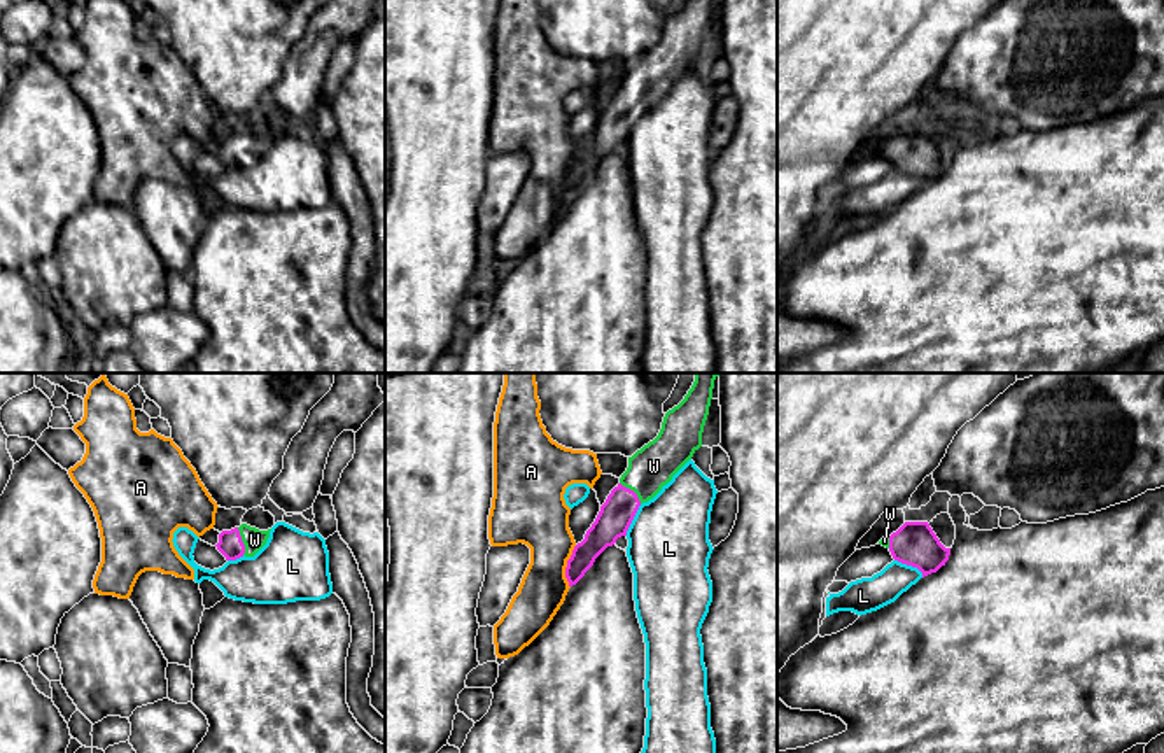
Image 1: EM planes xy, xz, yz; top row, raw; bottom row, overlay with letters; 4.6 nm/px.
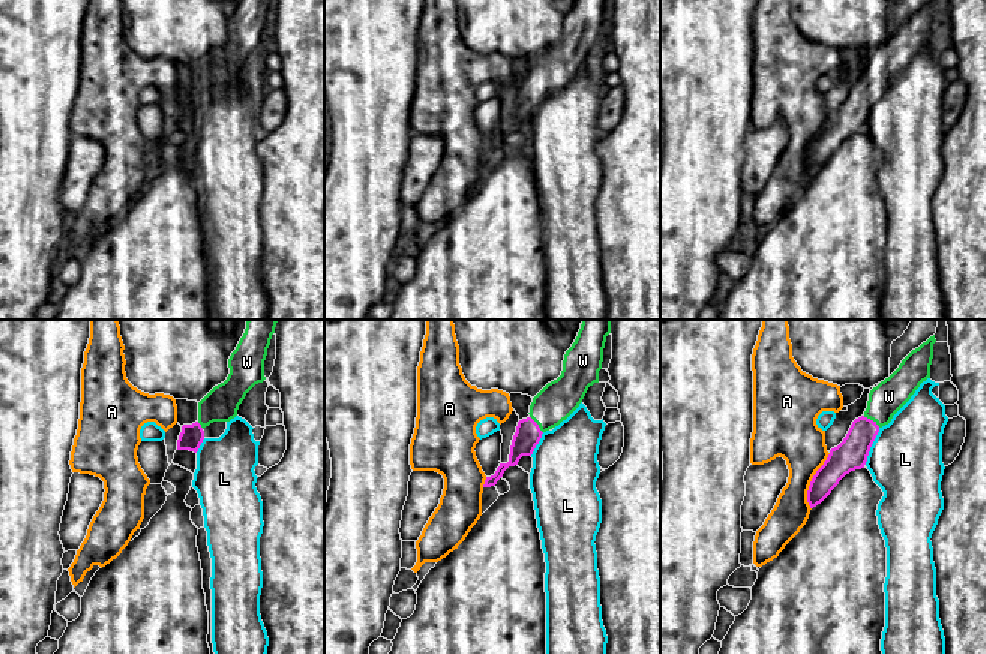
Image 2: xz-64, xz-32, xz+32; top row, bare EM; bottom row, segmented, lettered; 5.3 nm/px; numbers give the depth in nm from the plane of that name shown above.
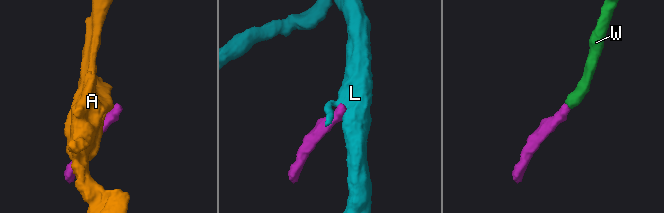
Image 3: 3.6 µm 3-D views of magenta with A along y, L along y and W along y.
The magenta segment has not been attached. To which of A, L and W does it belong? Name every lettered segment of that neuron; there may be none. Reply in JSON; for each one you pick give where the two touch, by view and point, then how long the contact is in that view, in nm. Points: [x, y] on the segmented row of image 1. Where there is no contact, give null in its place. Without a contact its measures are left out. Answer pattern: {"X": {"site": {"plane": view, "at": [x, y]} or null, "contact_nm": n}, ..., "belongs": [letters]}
{"W": {"site": {"plane": "xy", "at": [242, 541]}, "contact_nm": 130}, "belongs": ["W"]}

